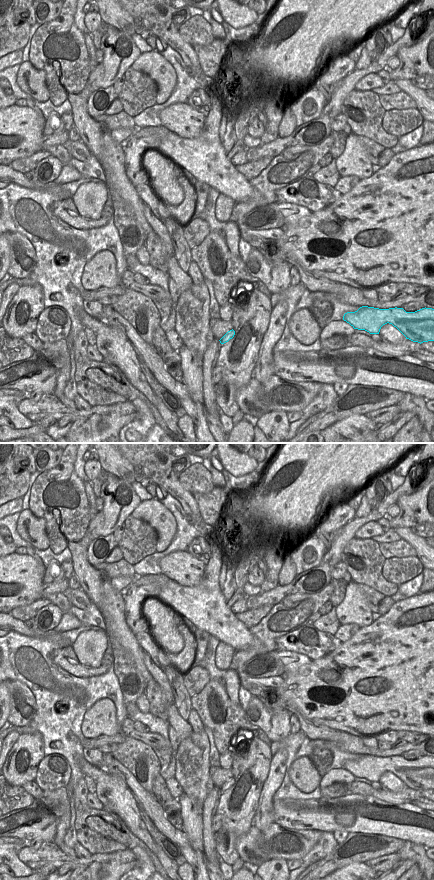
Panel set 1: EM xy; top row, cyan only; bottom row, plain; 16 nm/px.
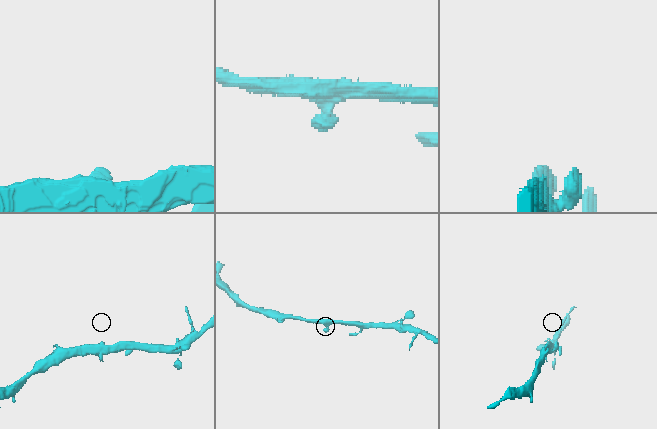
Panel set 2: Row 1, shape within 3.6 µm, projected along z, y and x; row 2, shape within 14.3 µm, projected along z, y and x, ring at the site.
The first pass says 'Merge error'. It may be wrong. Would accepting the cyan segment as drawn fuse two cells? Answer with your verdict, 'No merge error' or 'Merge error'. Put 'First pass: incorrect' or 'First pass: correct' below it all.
No merge error.
First pass: incorrect

